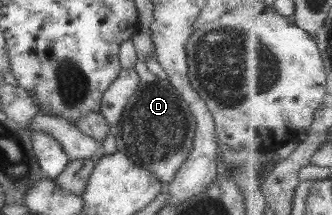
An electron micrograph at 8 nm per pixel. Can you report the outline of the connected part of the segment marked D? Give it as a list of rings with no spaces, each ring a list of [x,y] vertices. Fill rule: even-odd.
[[[135,61],[133,67],[138,74],[139,85],[124,106],[119,122],[109,131],[117,140],[117,151],[126,154],[135,166],[148,170],[167,186],[193,146],[196,122],[187,103],[179,97],[168,79],[159,79],[149,73],[144,61]]]

